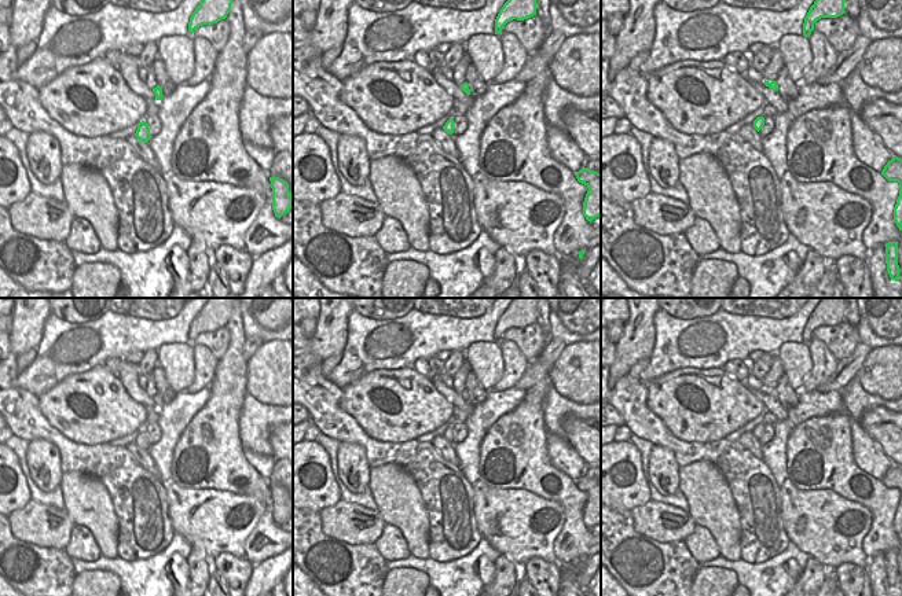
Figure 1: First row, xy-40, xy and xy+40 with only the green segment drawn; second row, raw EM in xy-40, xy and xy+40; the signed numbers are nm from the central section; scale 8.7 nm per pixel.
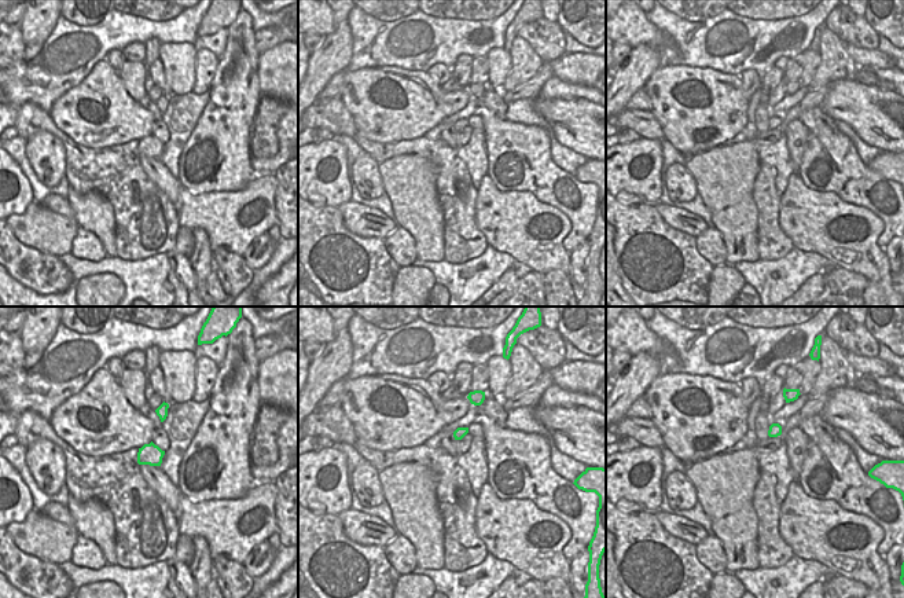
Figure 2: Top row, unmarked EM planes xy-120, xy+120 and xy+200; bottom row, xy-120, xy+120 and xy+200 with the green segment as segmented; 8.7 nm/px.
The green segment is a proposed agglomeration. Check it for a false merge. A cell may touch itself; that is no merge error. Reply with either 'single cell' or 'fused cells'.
single cell

